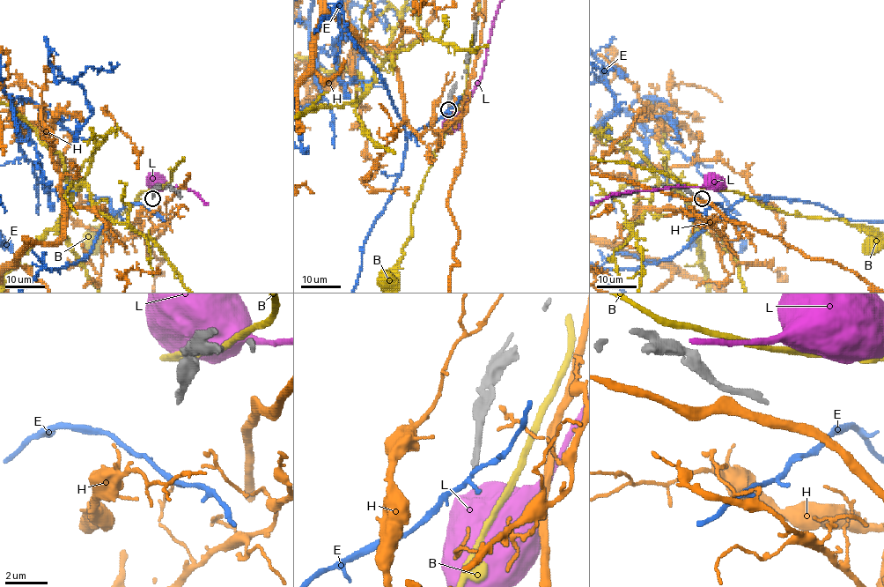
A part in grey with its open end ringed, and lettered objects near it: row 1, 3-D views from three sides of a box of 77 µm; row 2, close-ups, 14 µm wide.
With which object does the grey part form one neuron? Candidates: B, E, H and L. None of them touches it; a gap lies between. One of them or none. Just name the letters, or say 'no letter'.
no letter

